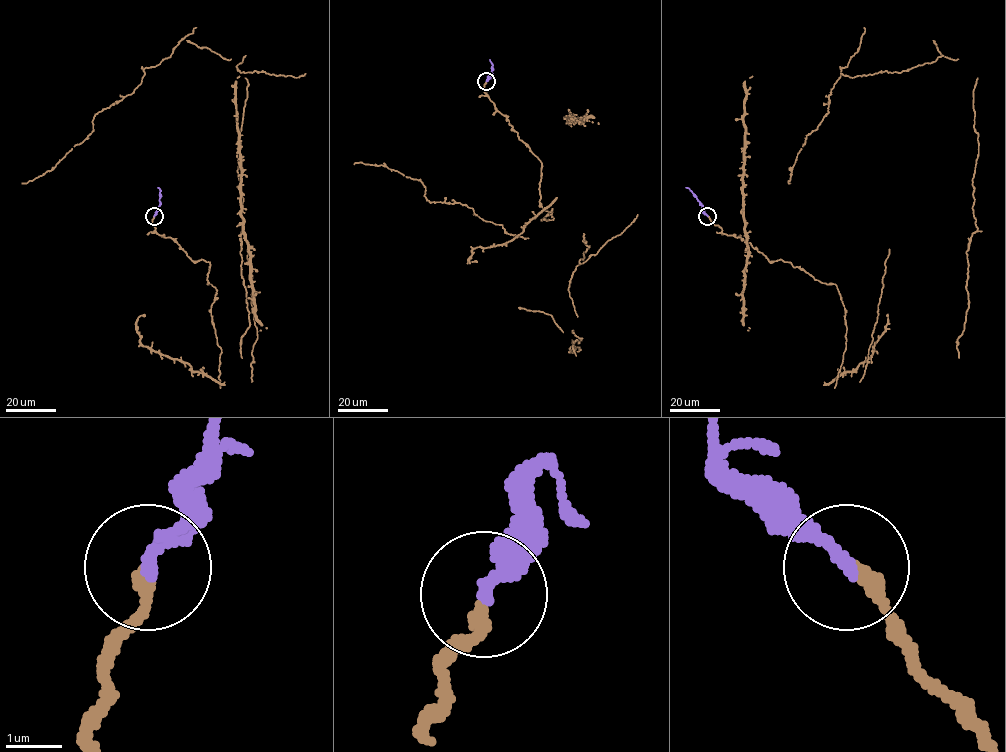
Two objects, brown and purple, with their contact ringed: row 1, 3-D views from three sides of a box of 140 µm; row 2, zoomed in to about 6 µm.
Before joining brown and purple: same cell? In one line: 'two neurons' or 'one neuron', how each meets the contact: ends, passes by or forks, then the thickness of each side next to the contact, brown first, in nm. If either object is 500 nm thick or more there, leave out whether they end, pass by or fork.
one neuron | brown ends | purple ends | 280/260 nm

